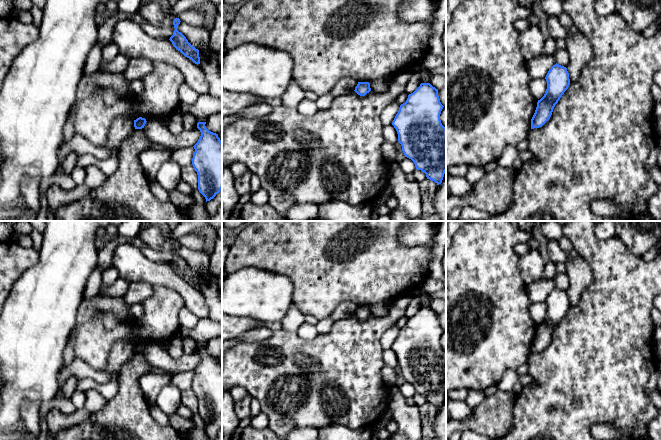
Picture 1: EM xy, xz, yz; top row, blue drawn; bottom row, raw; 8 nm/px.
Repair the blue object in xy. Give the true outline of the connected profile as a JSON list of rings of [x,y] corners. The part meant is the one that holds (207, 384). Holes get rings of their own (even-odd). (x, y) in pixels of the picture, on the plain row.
[[[197,347],[201,360],[193,370],[192,389],[198,399],[198,414],[207,426],[222,414],[222,365],[205,348]]]

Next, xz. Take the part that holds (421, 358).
[[[421,307],[413,317],[408,319],[406,326],[400,329],[392,346],[405,381],[411,383],[416,393],[424,396],[427,403],[437,409],[442,407],[446,396],[446,352],[440,344],[443,331],[438,313],[430,307]]]

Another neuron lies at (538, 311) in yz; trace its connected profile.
[[[545,302],[542,303],[532,303],[529,308],[529,312],[533,321],[537,324],[540,324],[547,313],[547,305]]]

